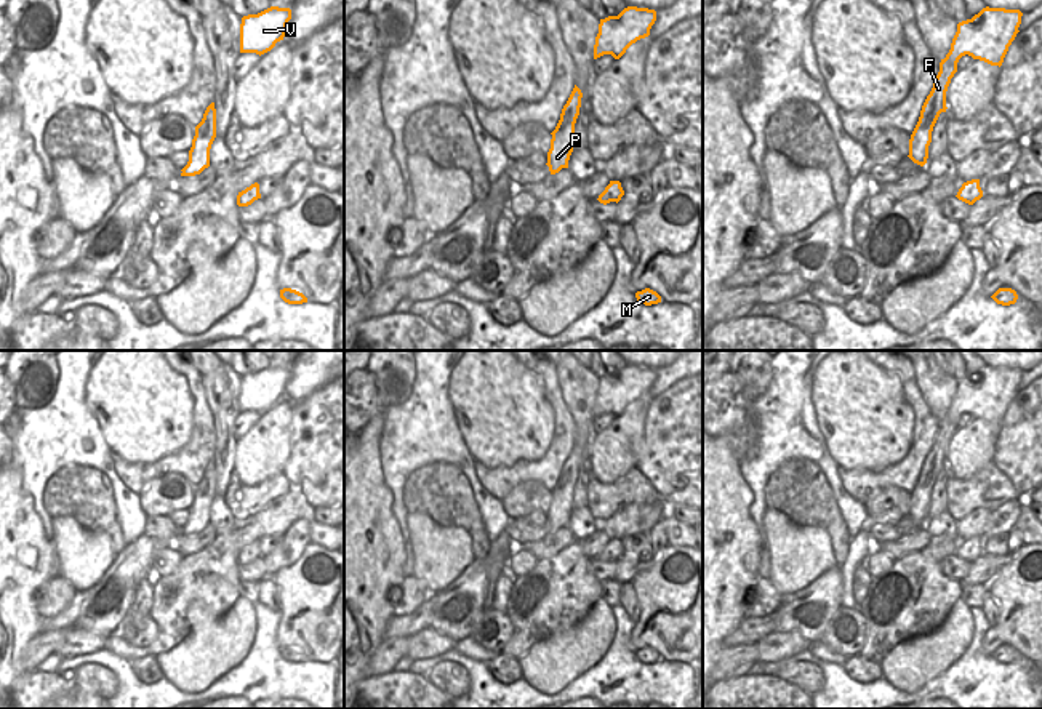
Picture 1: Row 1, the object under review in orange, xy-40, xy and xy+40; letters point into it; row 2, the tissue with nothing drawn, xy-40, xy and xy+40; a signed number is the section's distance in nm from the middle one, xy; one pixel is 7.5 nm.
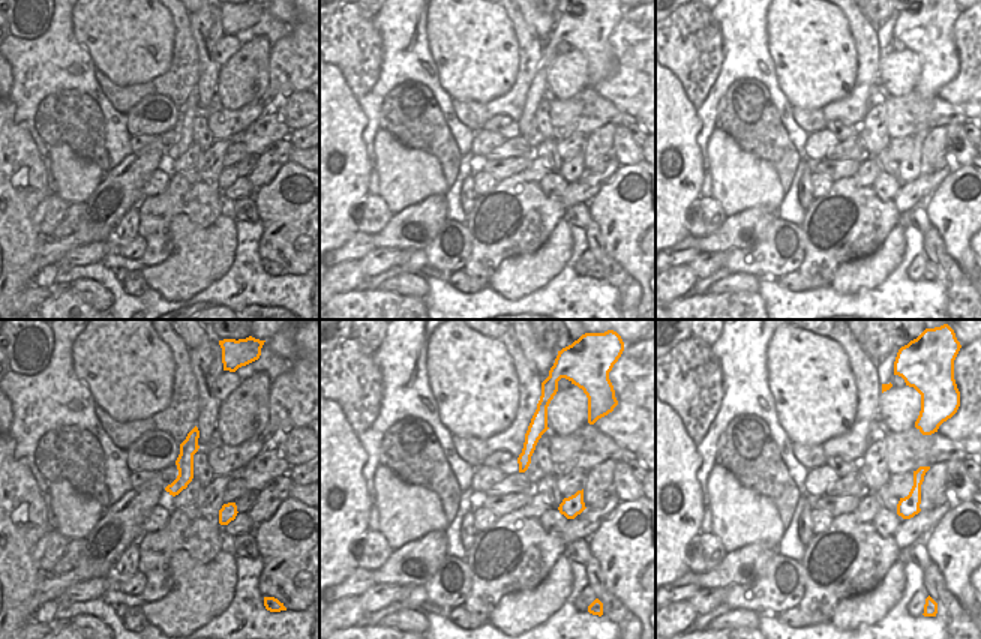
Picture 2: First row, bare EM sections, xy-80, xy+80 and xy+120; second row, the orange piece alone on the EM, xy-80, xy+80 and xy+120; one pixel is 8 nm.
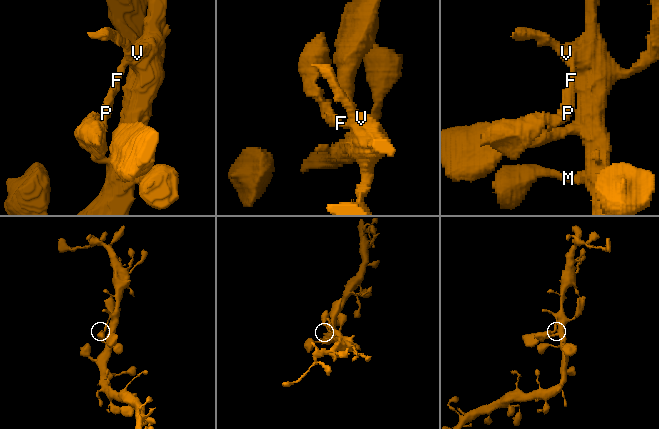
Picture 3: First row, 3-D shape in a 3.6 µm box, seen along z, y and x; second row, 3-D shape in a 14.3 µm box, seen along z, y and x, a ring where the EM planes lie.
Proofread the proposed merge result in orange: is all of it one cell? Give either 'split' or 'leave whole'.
leave whole

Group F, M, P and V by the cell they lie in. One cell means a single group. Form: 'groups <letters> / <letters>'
groups F M P V

